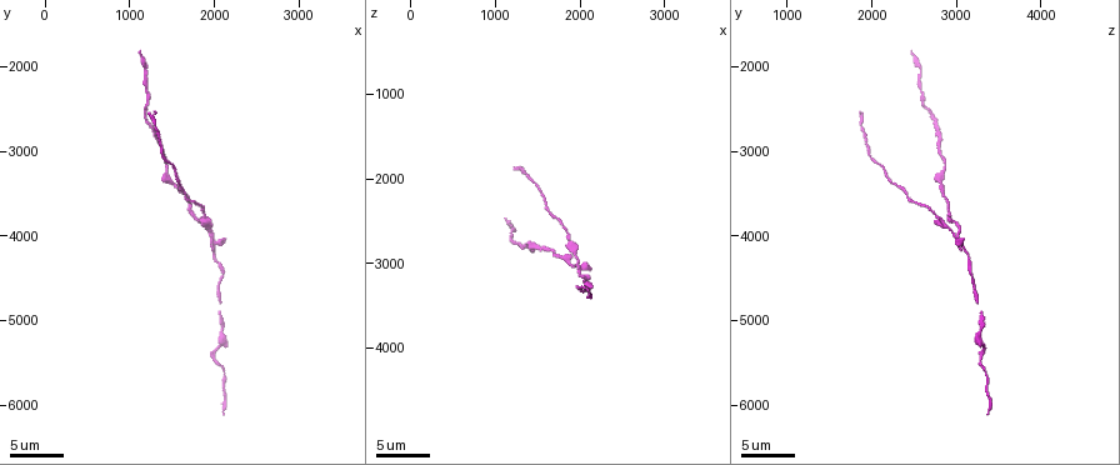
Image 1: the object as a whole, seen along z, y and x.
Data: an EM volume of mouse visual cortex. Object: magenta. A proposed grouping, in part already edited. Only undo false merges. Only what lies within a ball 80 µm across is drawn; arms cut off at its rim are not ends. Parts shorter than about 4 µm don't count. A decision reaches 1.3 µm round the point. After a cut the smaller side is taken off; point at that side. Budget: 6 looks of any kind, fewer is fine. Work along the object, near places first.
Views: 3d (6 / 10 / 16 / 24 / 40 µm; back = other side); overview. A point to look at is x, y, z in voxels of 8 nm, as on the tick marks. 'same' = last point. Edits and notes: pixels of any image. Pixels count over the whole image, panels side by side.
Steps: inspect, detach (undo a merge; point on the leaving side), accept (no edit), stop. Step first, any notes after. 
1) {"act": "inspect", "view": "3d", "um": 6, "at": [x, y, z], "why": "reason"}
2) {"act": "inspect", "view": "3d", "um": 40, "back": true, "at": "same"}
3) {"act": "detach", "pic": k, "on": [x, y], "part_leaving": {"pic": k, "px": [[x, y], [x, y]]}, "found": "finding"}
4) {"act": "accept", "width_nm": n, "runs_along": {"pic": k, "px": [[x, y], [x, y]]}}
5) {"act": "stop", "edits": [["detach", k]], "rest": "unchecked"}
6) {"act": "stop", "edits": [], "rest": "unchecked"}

{"act": "inspect", "view": "3d", "um": 10, "at": [1950, 5400, 3300], "why": "sudden change in width"}

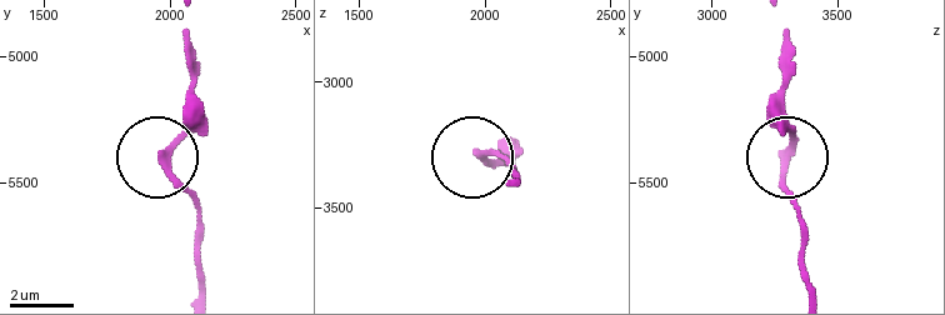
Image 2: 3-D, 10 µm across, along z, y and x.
{"act": "accept", "found": "continuous, no second cell"}

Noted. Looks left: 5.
{"act": "inspect", "view": "3d", "um": 6, "at": [1950, 4000, 2950], "why": "branch point"}

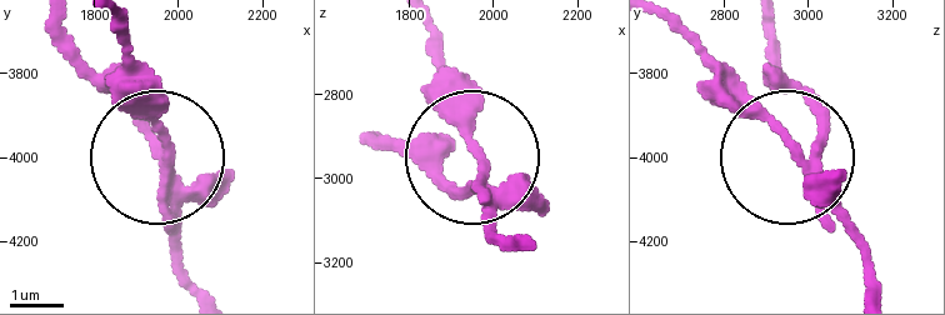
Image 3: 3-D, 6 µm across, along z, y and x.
{"act": "inspect", "view": "3d", "um": 6, "back": true, "at": [1970, 3975, 2960], "why": "from behind"}

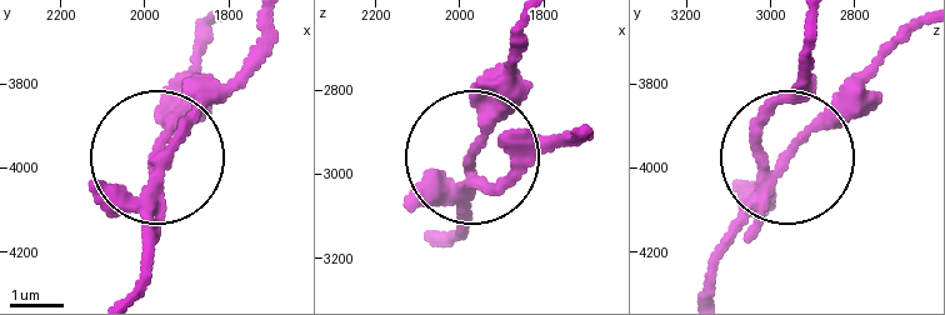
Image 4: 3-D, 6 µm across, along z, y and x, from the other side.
{"act": "detach", "pic": 4, "on": [485, 138], "part_leaving": {"pic": 4, "px": [[468, 181], [481, 100], [518, 20]]}, "found": "a second cell is stuck on"}

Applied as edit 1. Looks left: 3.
{"act": "inspect", "view": "3d", "um": 16, "at": [1400, 3250, 2850], "why": "calibre changes"}

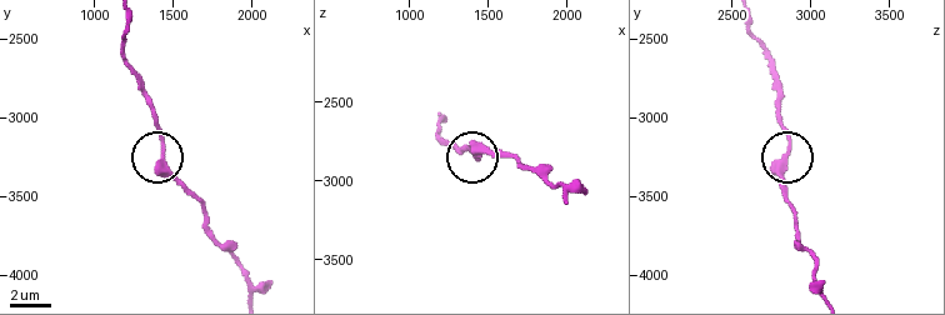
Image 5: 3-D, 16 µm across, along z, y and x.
{"act": "accept", "width_nm": 370, "runs_along": {"pic": 5, "px": [[231, 255], [211, 231], [203, 206], [163, 165], [153, 101]]}, "found": "continuous, no second cell"}

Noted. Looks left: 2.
{"act": "stop", "edits": [["detach", 4]], "rest": "unchecked"}

